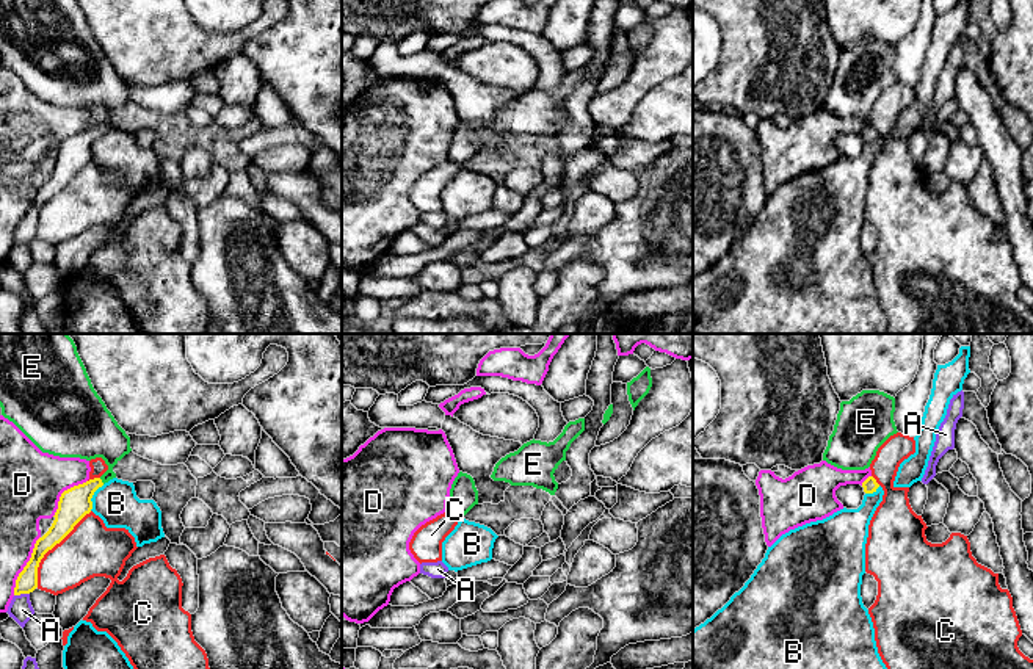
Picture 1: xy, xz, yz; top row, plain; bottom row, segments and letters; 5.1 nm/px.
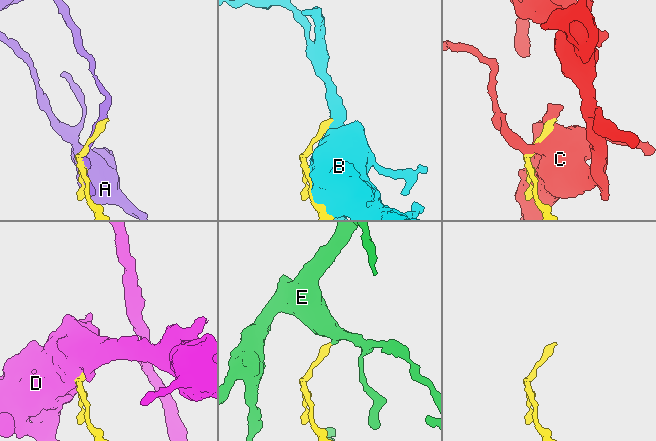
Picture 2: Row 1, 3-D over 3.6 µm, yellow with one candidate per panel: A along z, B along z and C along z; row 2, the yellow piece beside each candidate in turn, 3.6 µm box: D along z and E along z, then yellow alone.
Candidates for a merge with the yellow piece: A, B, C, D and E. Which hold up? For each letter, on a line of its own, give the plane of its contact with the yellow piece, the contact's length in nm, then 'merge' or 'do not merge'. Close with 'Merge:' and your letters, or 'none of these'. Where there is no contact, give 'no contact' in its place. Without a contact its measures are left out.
A: meets yellow in xy; contact 80 nm long; do not merge
B: meets yellow in xy; contact 150 nm long; do not merge
C: meets yellow in xy; contact 480 nm long; do not merge
D: meets yellow in xy; contact 340 nm long; do not merge
E: meets yellow in xy; contact 40 nm long; merge
Merge: E

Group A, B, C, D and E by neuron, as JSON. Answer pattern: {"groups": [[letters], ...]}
{"groups": [["A"], ["B"], ["C"], ["D"], ["E"]]}

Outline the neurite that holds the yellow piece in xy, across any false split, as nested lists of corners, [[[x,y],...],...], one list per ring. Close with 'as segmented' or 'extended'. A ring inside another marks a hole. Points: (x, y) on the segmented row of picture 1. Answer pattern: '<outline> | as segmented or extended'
[[[0,334],[0,407],[42,453],[60,457],[102,457],[108,470],[64,490],[55,520],[34,544],[16,580],[14,595],[38,588],[44,555],[92,509],[92,495],[116,478],[113,467],[132,451],[130,437],[94,390],[67,334]]] | extended

